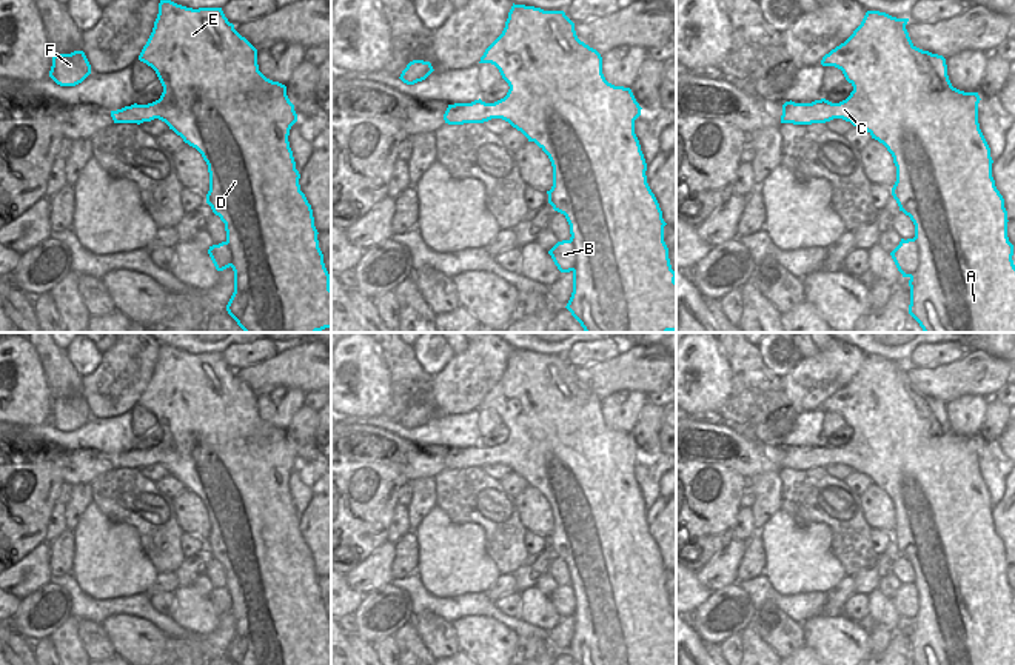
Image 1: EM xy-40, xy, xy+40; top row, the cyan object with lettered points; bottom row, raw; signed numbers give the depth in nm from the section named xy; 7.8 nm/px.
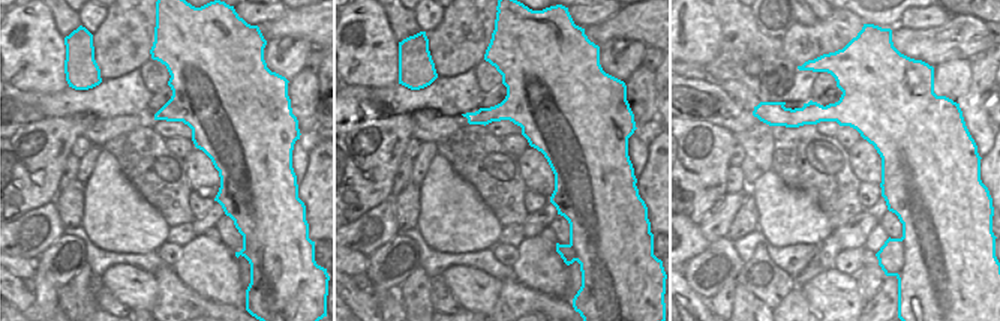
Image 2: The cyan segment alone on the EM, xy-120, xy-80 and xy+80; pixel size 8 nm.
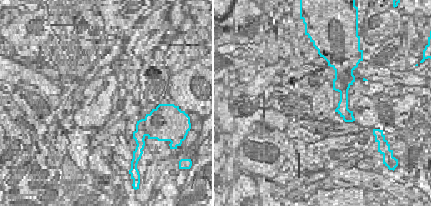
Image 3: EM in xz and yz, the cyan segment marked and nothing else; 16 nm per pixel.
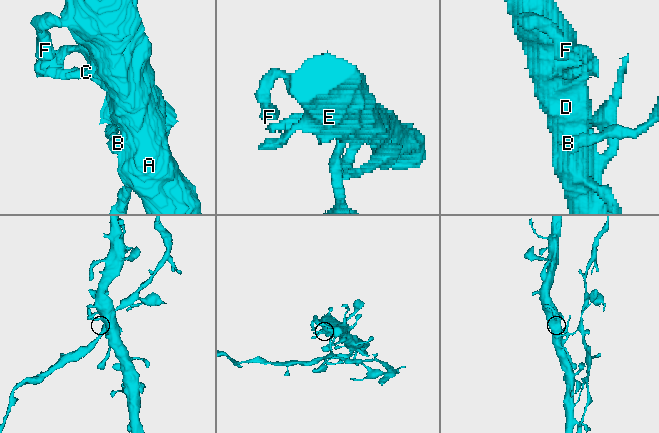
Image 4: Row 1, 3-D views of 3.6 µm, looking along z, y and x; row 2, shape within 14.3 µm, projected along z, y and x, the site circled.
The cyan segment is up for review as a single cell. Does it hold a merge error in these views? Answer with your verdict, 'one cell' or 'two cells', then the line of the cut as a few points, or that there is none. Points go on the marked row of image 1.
two cells; cut in xy+40 along (914, 237), (917, 271), (911, 277)

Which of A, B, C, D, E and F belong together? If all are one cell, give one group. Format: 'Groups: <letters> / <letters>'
Groups: A C D E F / B

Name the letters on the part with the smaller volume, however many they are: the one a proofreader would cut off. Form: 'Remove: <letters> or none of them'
Remove: B

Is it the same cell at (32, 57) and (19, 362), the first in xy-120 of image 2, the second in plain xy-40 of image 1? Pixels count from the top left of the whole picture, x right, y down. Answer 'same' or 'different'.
same

